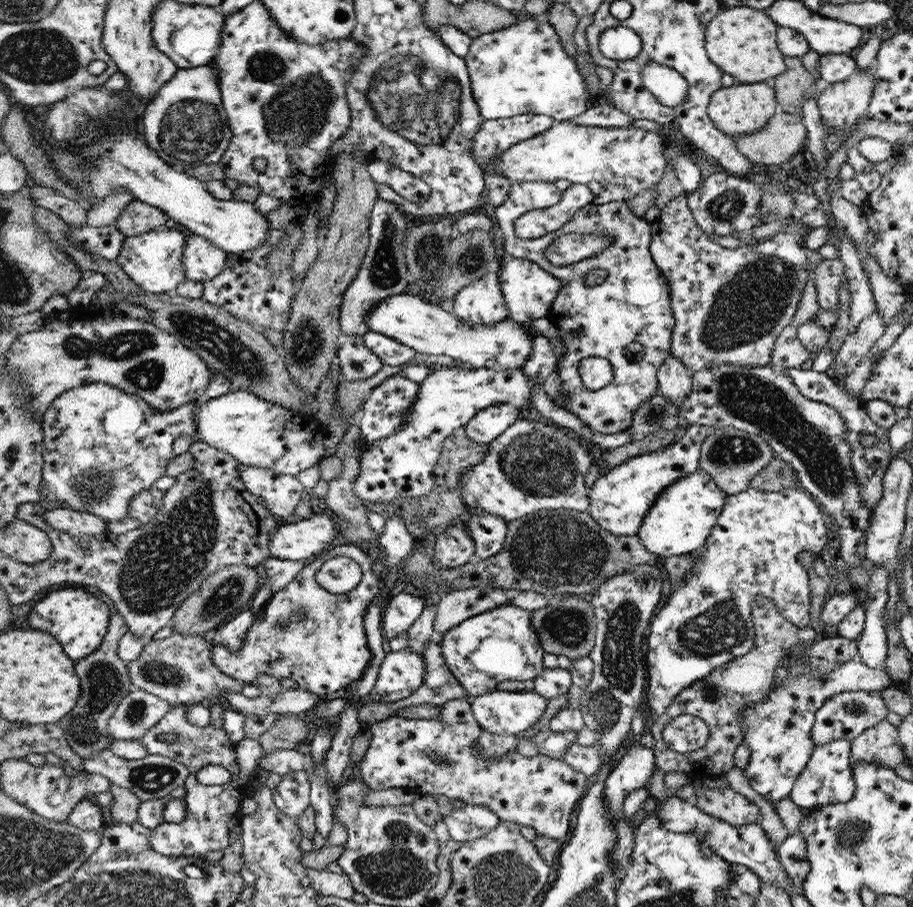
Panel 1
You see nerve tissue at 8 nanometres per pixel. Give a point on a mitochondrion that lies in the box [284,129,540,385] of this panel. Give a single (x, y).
(385, 273)

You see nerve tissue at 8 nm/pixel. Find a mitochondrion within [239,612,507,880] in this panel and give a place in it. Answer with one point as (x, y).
(438, 759)

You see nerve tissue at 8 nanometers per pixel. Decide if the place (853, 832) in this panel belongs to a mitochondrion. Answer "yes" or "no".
yes

